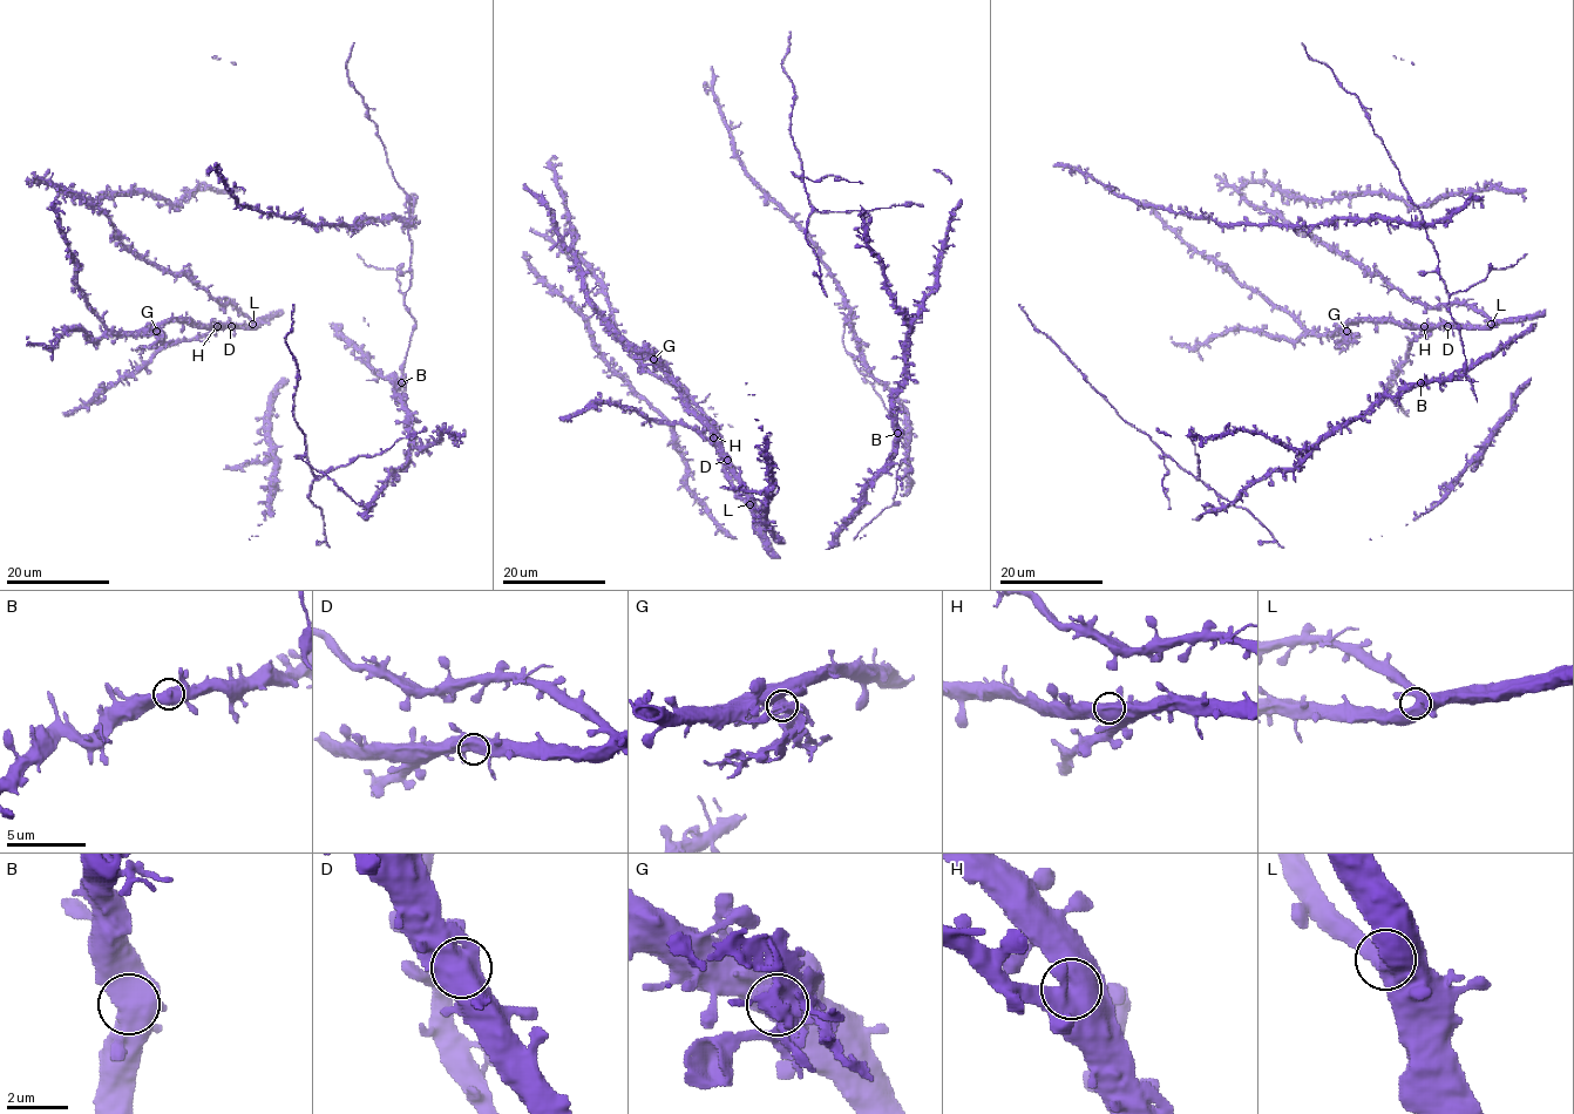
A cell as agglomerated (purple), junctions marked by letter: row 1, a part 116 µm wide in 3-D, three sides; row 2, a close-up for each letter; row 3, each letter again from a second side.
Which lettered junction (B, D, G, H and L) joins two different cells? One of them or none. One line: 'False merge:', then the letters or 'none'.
False merge: G

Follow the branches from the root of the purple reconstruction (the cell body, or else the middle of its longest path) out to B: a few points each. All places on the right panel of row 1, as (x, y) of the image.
B: (1537, 324), (1480, 357), (1458, 377), (1420, 382)

